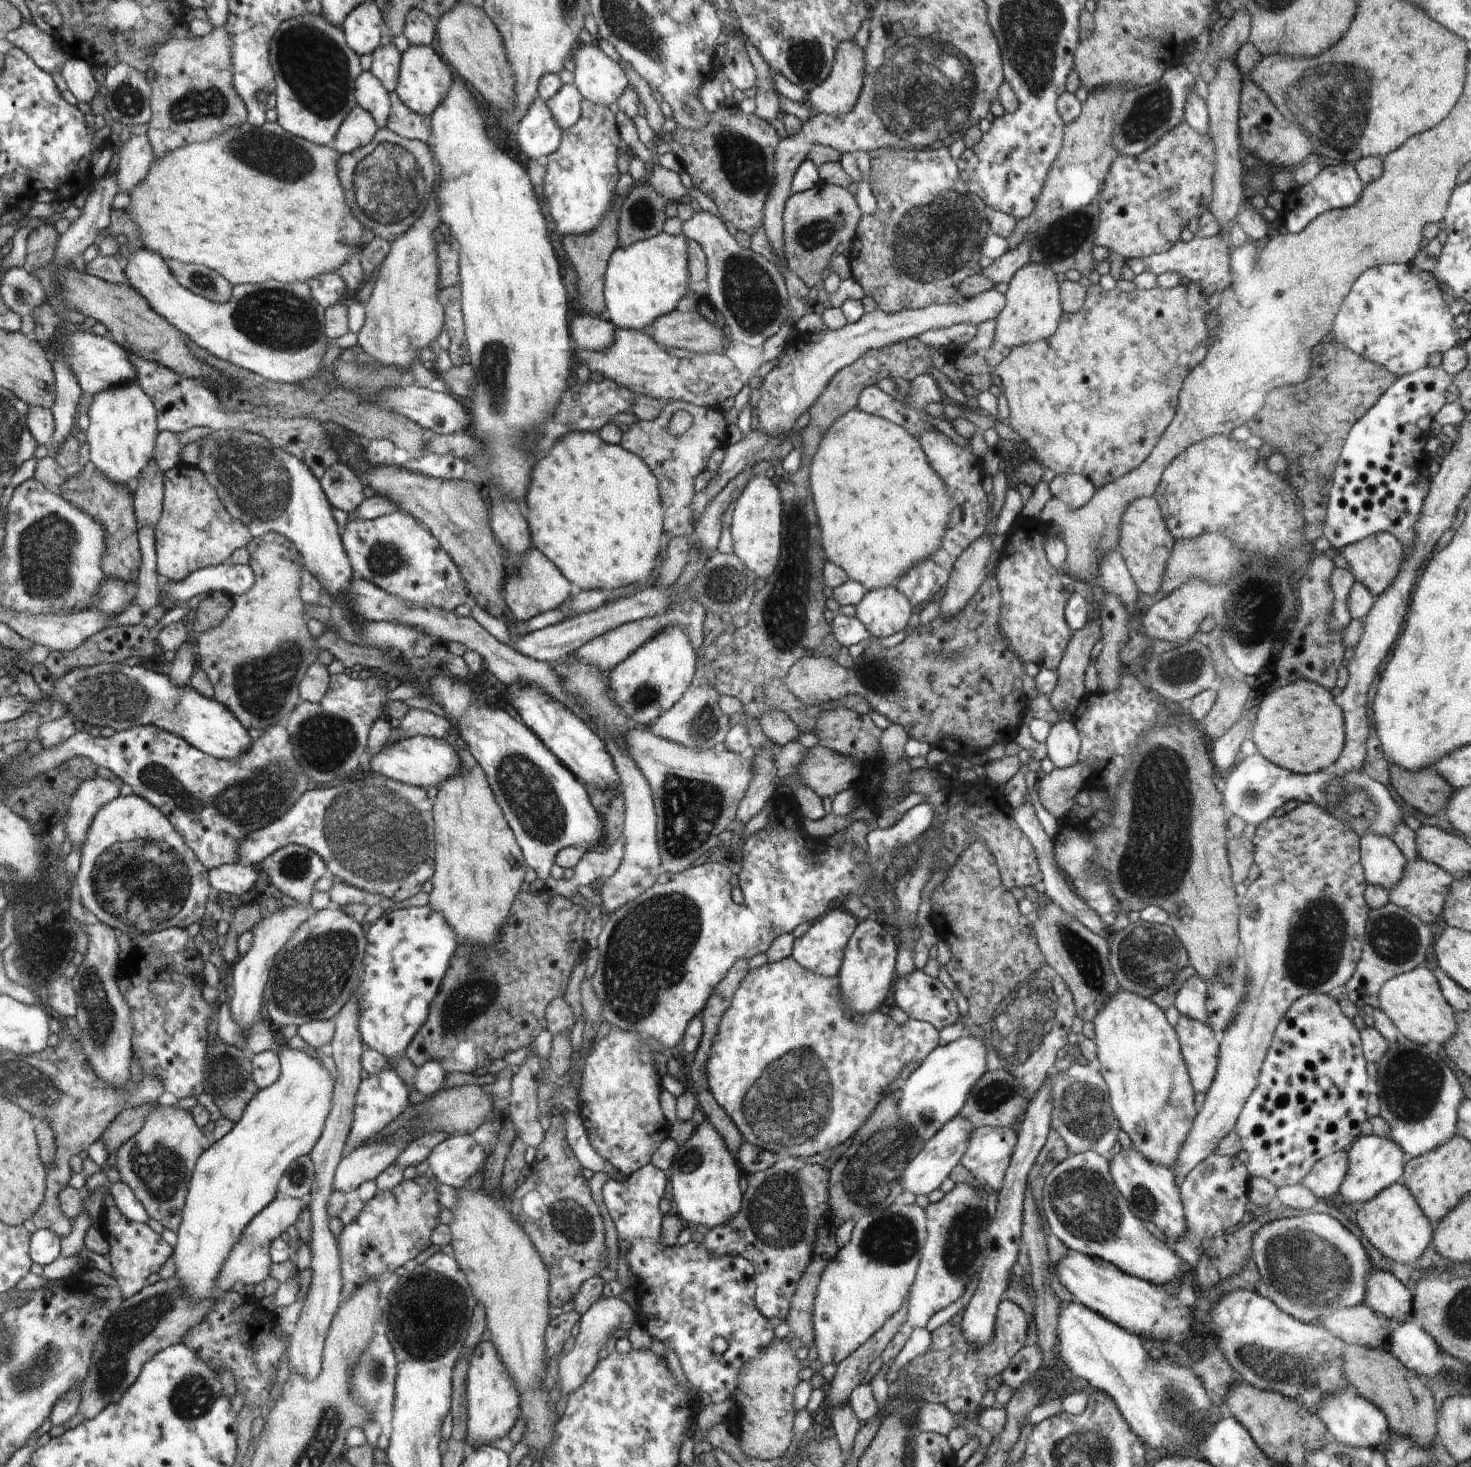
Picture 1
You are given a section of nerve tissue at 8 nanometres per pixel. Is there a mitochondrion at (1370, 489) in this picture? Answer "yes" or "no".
no

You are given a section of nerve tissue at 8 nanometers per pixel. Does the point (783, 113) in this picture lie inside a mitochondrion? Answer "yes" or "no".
no

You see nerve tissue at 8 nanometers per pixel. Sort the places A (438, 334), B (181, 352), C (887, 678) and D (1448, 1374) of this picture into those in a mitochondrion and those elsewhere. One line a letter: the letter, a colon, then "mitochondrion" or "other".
A: other
B: other
C: mitochondrion
D: other

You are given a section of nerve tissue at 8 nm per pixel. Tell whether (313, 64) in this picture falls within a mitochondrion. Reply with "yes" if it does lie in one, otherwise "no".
yes

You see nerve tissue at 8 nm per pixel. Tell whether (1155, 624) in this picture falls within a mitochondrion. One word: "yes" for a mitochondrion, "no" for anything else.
no

